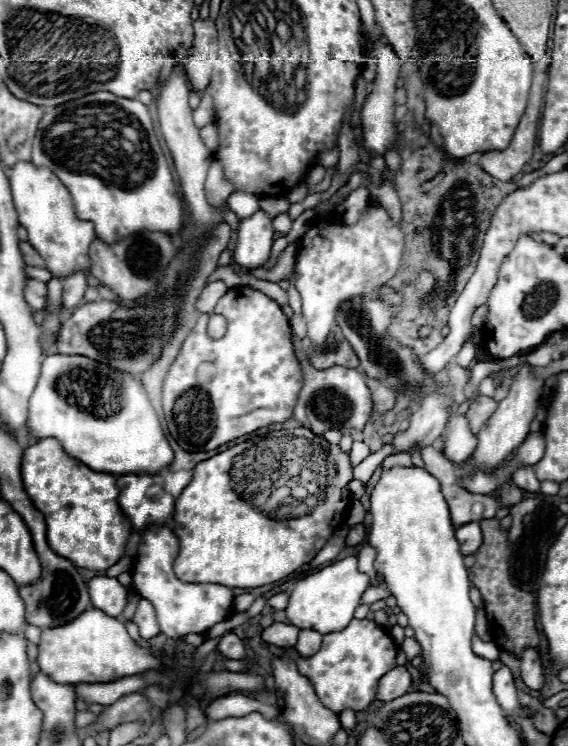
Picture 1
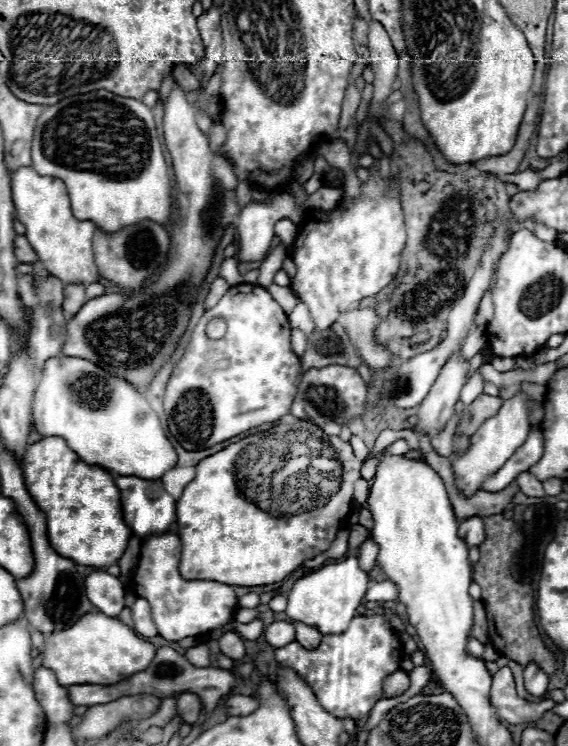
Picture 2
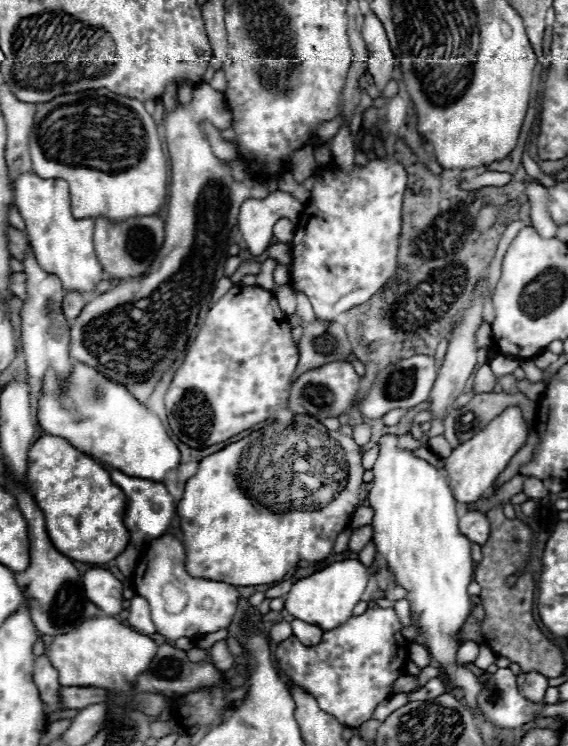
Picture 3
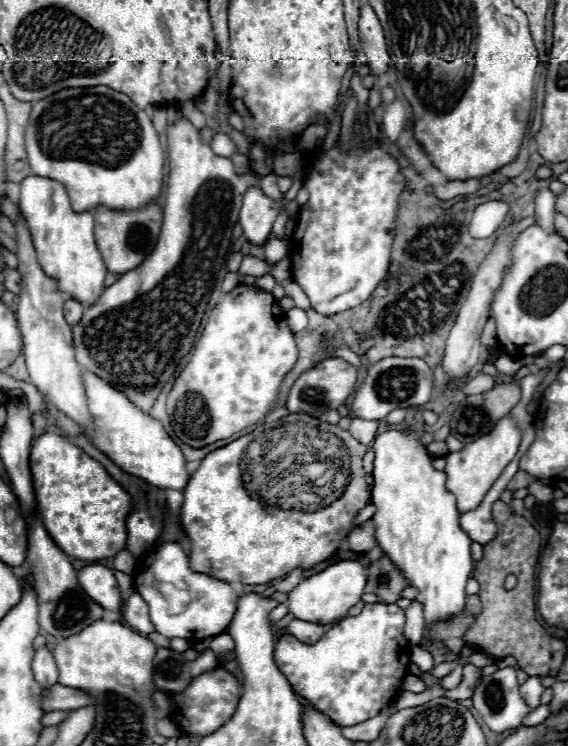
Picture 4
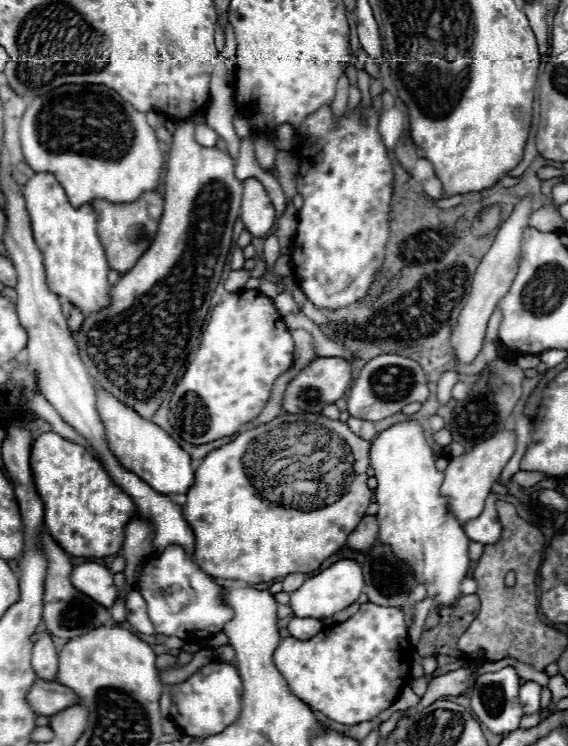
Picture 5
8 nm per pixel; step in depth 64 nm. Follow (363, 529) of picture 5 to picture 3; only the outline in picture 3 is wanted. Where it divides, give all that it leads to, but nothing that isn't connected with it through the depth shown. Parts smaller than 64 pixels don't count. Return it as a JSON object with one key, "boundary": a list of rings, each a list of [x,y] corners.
{"boundary":[[[360,526],[350,536],[350,550],[360,552],[368,542],[372,542],[372,528],[370,526]]]}

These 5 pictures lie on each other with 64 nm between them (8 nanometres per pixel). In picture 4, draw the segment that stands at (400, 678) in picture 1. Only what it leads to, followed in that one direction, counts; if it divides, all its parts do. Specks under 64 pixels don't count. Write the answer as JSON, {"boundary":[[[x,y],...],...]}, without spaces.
{"boundary":[[[410,674],[402,680],[402,686],[400,686],[400,690],[408,690],[408,692],[422,692],[424,688],[426,688],[424,680],[418,676],[410,676]]]}

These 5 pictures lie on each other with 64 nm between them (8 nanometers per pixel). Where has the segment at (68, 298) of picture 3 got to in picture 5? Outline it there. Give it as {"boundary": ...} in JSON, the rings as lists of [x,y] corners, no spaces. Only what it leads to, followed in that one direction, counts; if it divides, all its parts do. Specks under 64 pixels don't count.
{"boundary":[[[70,302],[64,304],[64,310],[66,310],[66,320],[68,320],[70,330],[72,330],[72,332],[78,332],[80,324],[84,322],[84,314],[82,314],[74,304],[70,304]]]}

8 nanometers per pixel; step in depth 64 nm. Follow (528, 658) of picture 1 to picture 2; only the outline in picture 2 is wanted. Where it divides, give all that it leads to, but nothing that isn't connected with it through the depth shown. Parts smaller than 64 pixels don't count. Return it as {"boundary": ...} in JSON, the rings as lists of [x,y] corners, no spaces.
{"boundary":[[[526,664],[524,666],[524,686],[530,694],[534,696],[544,696],[548,688],[548,674],[542,672],[536,664]]]}

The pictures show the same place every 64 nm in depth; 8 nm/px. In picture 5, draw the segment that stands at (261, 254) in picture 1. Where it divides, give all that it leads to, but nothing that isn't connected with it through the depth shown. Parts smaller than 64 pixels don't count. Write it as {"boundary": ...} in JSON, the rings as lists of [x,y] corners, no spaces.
{"boundary":[[[254,178],[244,180],[244,198],[242,198],[240,218],[244,222],[244,228],[254,238],[266,236],[274,224],[274,206],[264,186]]]}

